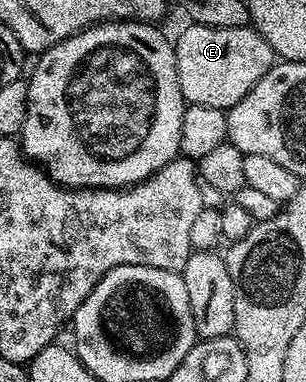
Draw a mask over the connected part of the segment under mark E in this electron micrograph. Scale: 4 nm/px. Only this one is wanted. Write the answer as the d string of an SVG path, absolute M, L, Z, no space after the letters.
M192 24L180 37L175 37L174 47L182 94L188 104L198 106L214 106L225 110L233 108L242 98L246 98L246 94L250 94L254 82L258 82L258 78L262 78L262 74L266 74L266 70L270 70L274 63L270 42L266 42L266 38L262 38L262 34L251 26L211 28L205 24Z

